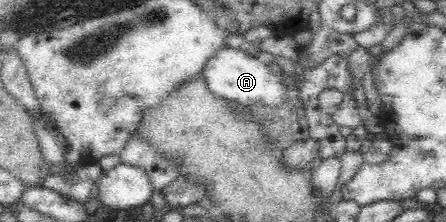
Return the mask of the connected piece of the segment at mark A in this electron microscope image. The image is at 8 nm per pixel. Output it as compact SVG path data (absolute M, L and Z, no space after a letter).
M222 47L206 61L200 73L206 79L208 91L228 102L236 102L247 107L250 105L273 107L280 106L288 100L288 87L284 85L282 75L270 71L268 65L262 63L257 56L253 57L242 50Z

